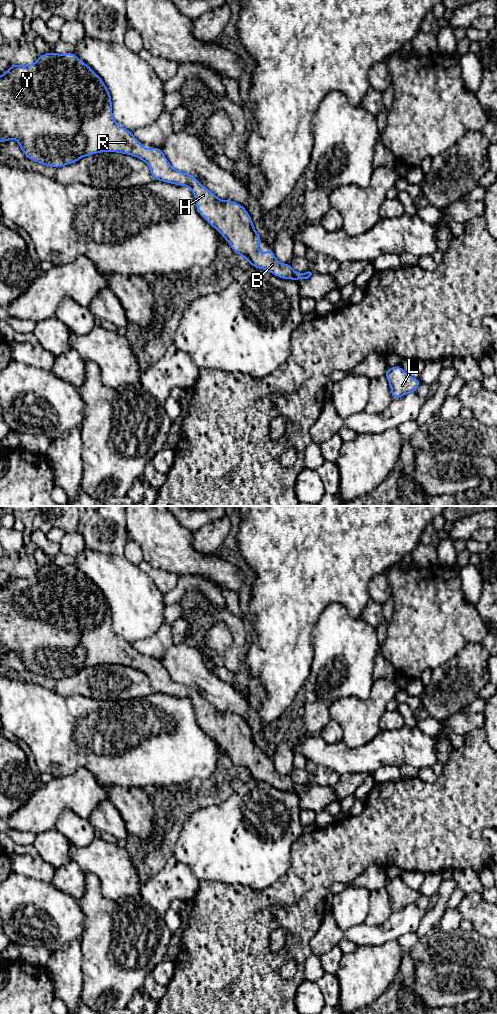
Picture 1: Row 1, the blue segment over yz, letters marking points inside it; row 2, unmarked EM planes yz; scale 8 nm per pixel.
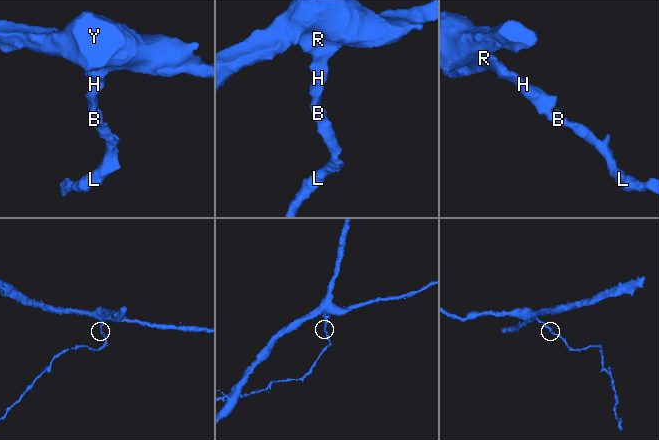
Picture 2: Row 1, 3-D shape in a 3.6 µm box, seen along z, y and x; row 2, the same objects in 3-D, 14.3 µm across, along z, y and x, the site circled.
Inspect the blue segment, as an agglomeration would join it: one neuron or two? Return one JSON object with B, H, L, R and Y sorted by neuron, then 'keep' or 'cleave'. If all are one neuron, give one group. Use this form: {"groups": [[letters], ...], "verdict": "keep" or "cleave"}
{"groups": [["B", "H", "L", "R", "Y"]], "verdict": "keep"}

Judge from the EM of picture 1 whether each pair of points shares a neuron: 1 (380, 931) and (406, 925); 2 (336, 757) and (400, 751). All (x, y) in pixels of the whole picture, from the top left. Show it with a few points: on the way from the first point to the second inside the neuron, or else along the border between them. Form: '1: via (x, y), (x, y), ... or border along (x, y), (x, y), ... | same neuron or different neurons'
1: via (386, 931), (391, 930), (396, 925), (400, 925) | same neuron
2: via (352, 757), (370, 757), (384, 751) | same neuron

